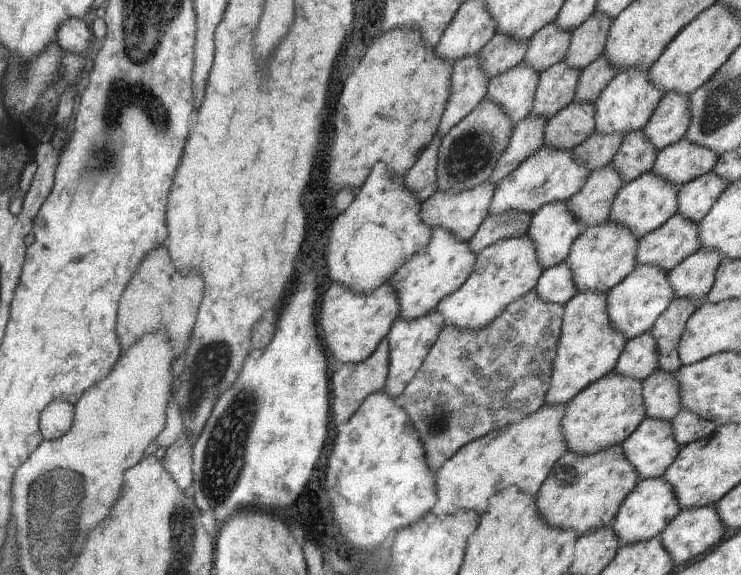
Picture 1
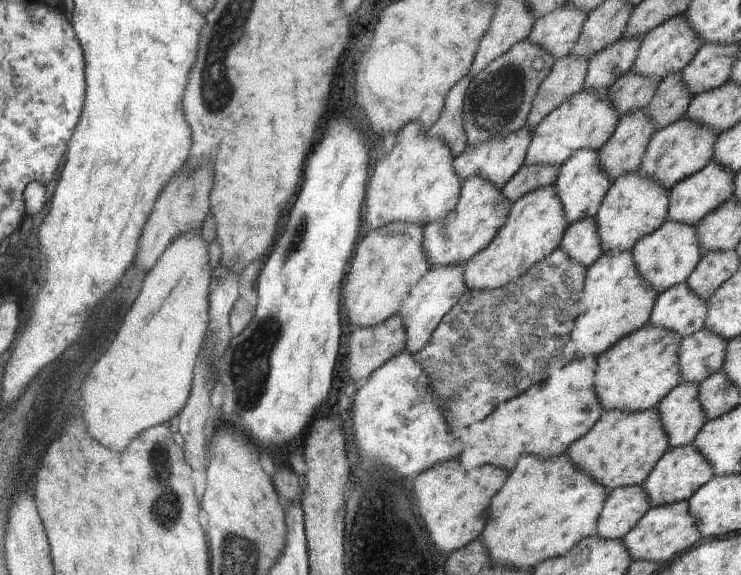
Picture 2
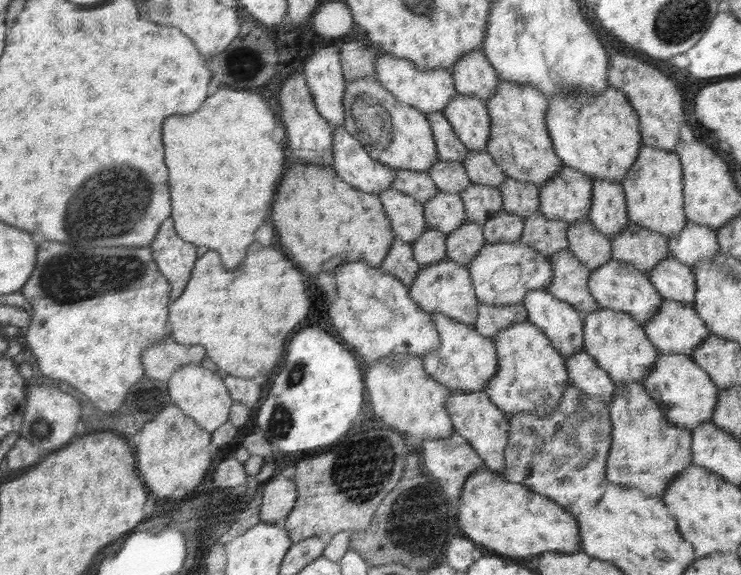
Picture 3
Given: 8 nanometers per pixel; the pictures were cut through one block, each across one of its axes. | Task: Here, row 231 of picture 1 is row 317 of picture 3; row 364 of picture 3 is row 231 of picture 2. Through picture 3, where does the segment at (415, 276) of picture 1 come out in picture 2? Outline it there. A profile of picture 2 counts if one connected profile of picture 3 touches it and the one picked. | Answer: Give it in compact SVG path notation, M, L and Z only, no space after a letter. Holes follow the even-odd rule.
M480 175L463 179L462 194L456 208L442 220L429 222L424 227L424 250L432 265L448 263L462 265L485 249L508 221L512 202L504 198L501 189Z

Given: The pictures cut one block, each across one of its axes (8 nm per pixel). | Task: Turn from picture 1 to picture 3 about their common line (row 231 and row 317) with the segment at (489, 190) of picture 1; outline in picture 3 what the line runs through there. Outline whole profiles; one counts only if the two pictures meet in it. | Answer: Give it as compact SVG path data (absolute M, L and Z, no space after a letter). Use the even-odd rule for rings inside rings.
M450 258L440 260L428 268L420 268L413 286L409 289L411 298L417 305L430 314L444 314L456 322L474 327L479 316L479 299L471 280L470 269Z

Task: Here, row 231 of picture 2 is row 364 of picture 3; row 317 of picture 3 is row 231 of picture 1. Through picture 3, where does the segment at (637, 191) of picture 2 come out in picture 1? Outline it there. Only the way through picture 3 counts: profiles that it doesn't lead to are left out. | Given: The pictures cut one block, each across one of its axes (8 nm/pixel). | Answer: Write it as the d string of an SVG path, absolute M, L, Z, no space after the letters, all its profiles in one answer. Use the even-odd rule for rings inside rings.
M607 221L586 228L586 232L571 246L570 256L566 258L578 293L586 290L607 292L622 282L628 274L634 272L638 262L638 241L639 238L632 230L628 230L628 226L616 222Z

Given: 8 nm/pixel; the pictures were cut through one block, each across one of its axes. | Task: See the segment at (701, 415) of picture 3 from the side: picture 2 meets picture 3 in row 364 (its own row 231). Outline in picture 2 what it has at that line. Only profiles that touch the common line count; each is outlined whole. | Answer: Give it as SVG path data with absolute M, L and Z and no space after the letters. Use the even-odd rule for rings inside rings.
M667 219L658 230L647 234L638 244L634 245L631 253L636 262L637 271L660 294L670 289L671 286L686 283L696 265L702 260L704 250L701 247L695 225Z

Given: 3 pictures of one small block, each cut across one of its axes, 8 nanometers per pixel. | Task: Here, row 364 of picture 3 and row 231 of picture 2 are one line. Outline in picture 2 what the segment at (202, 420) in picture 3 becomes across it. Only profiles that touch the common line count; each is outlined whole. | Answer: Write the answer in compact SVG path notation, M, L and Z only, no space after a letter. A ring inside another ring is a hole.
M190 229L176 237L145 274L140 298L136 299L132 312L122 323L122 332L118 334L110 352L98 361L88 384L84 386L84 399L79 398L75 409L78 408L78 412L84 410L94 438L104 442L106 446L118 446L116 450L124 452L143 430L166 423L166 420L182 412L194 388L196 354L209 330L208 292L211 292L211 288L208 288L208 284L208 244L204 242L201 230L198 232L196 229Z

